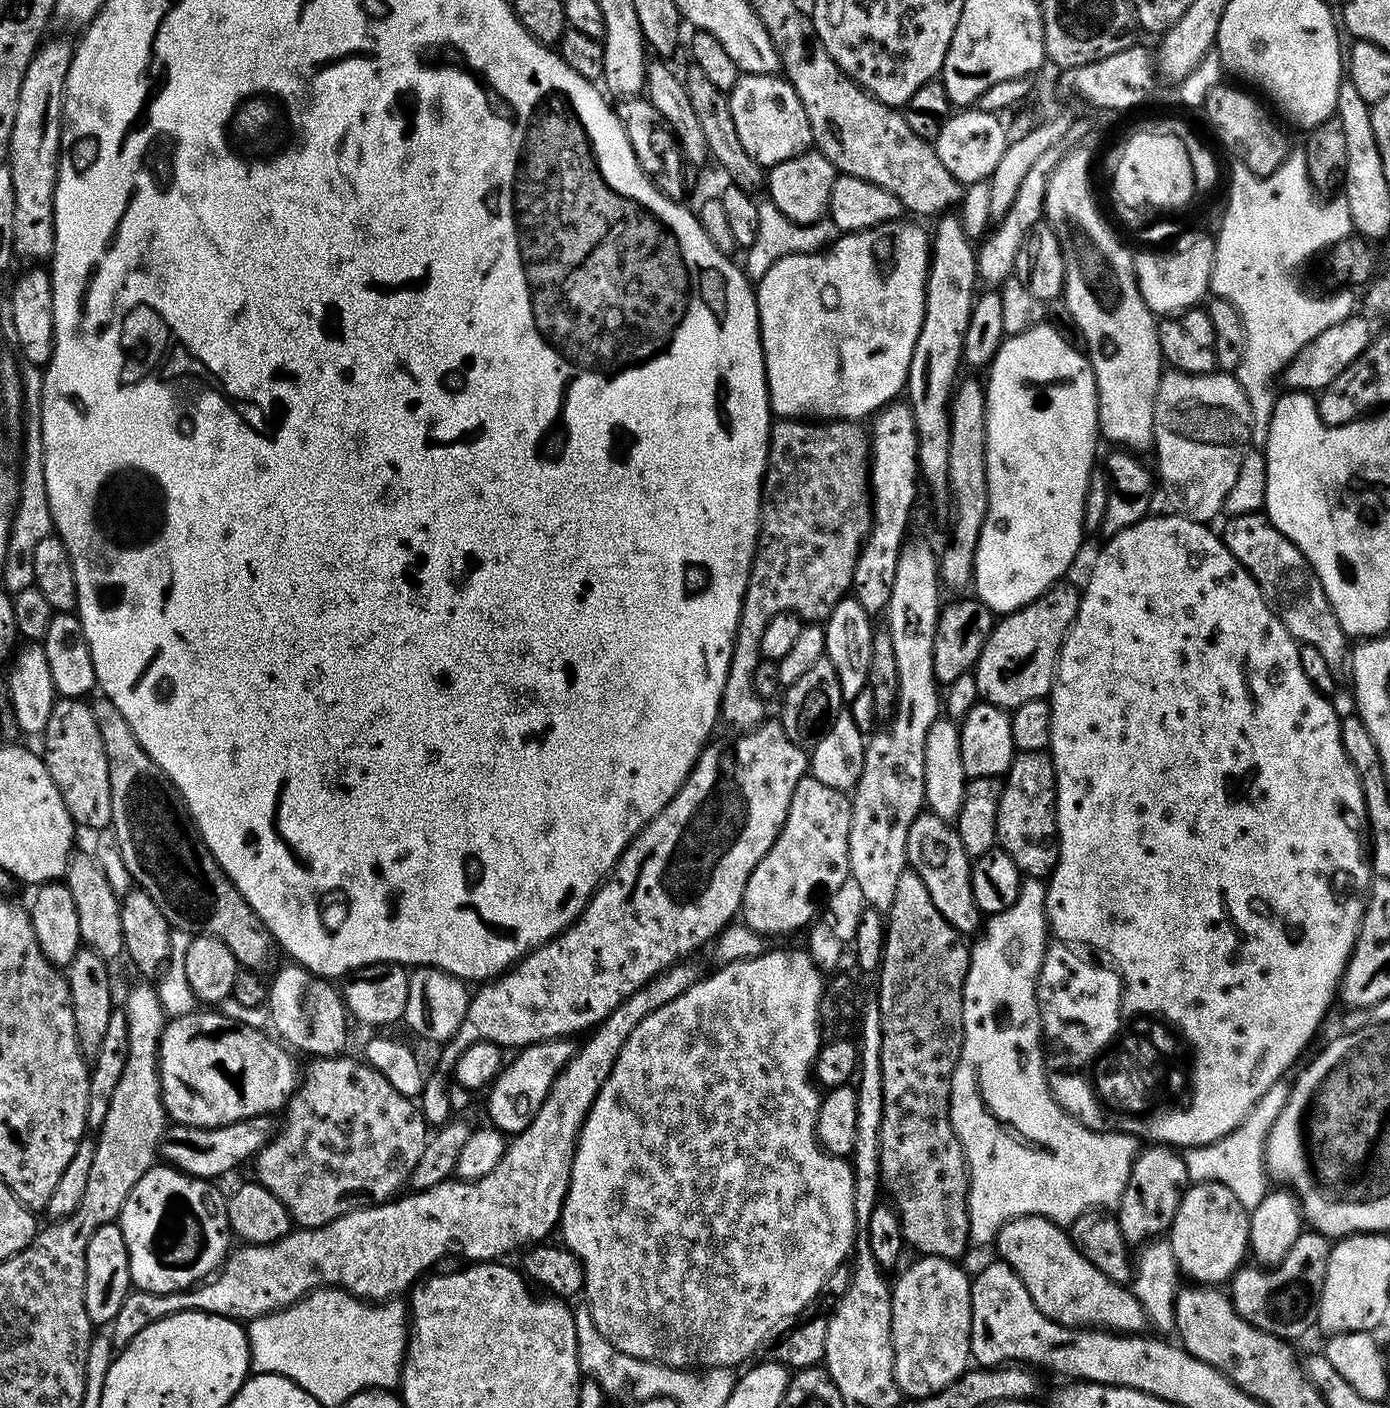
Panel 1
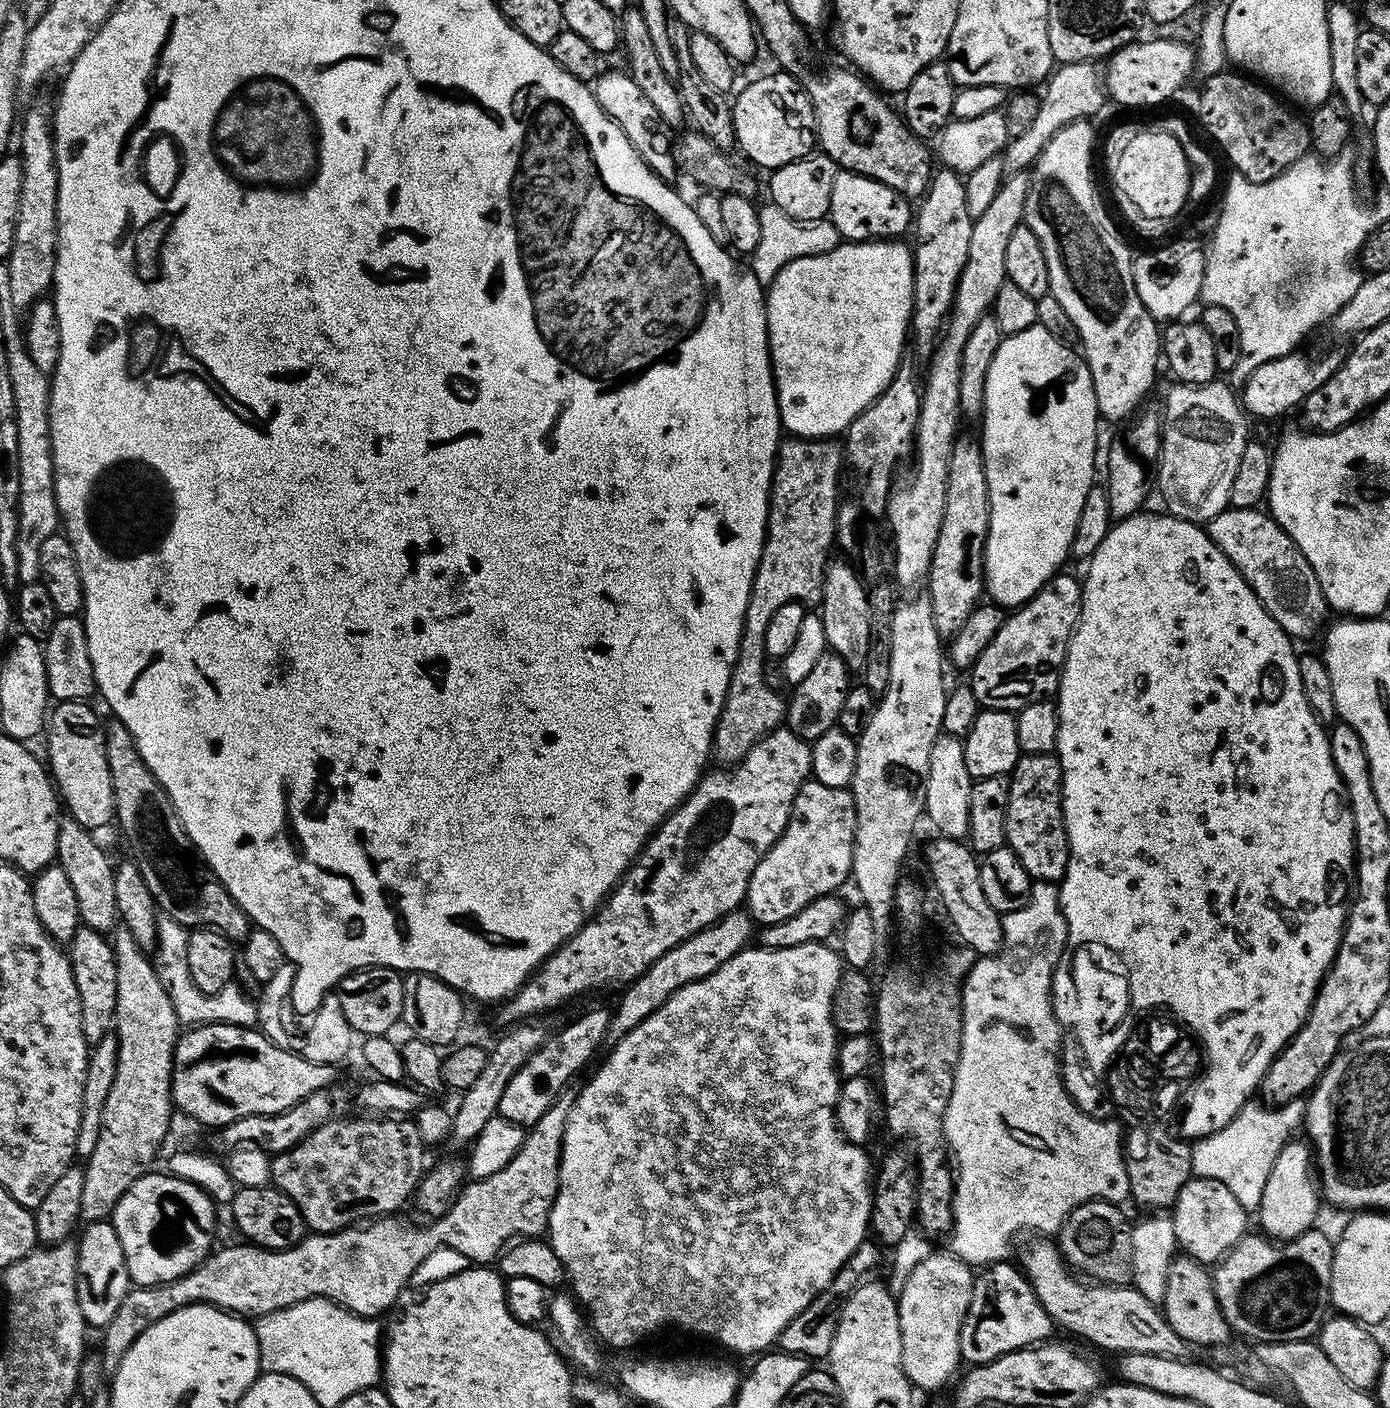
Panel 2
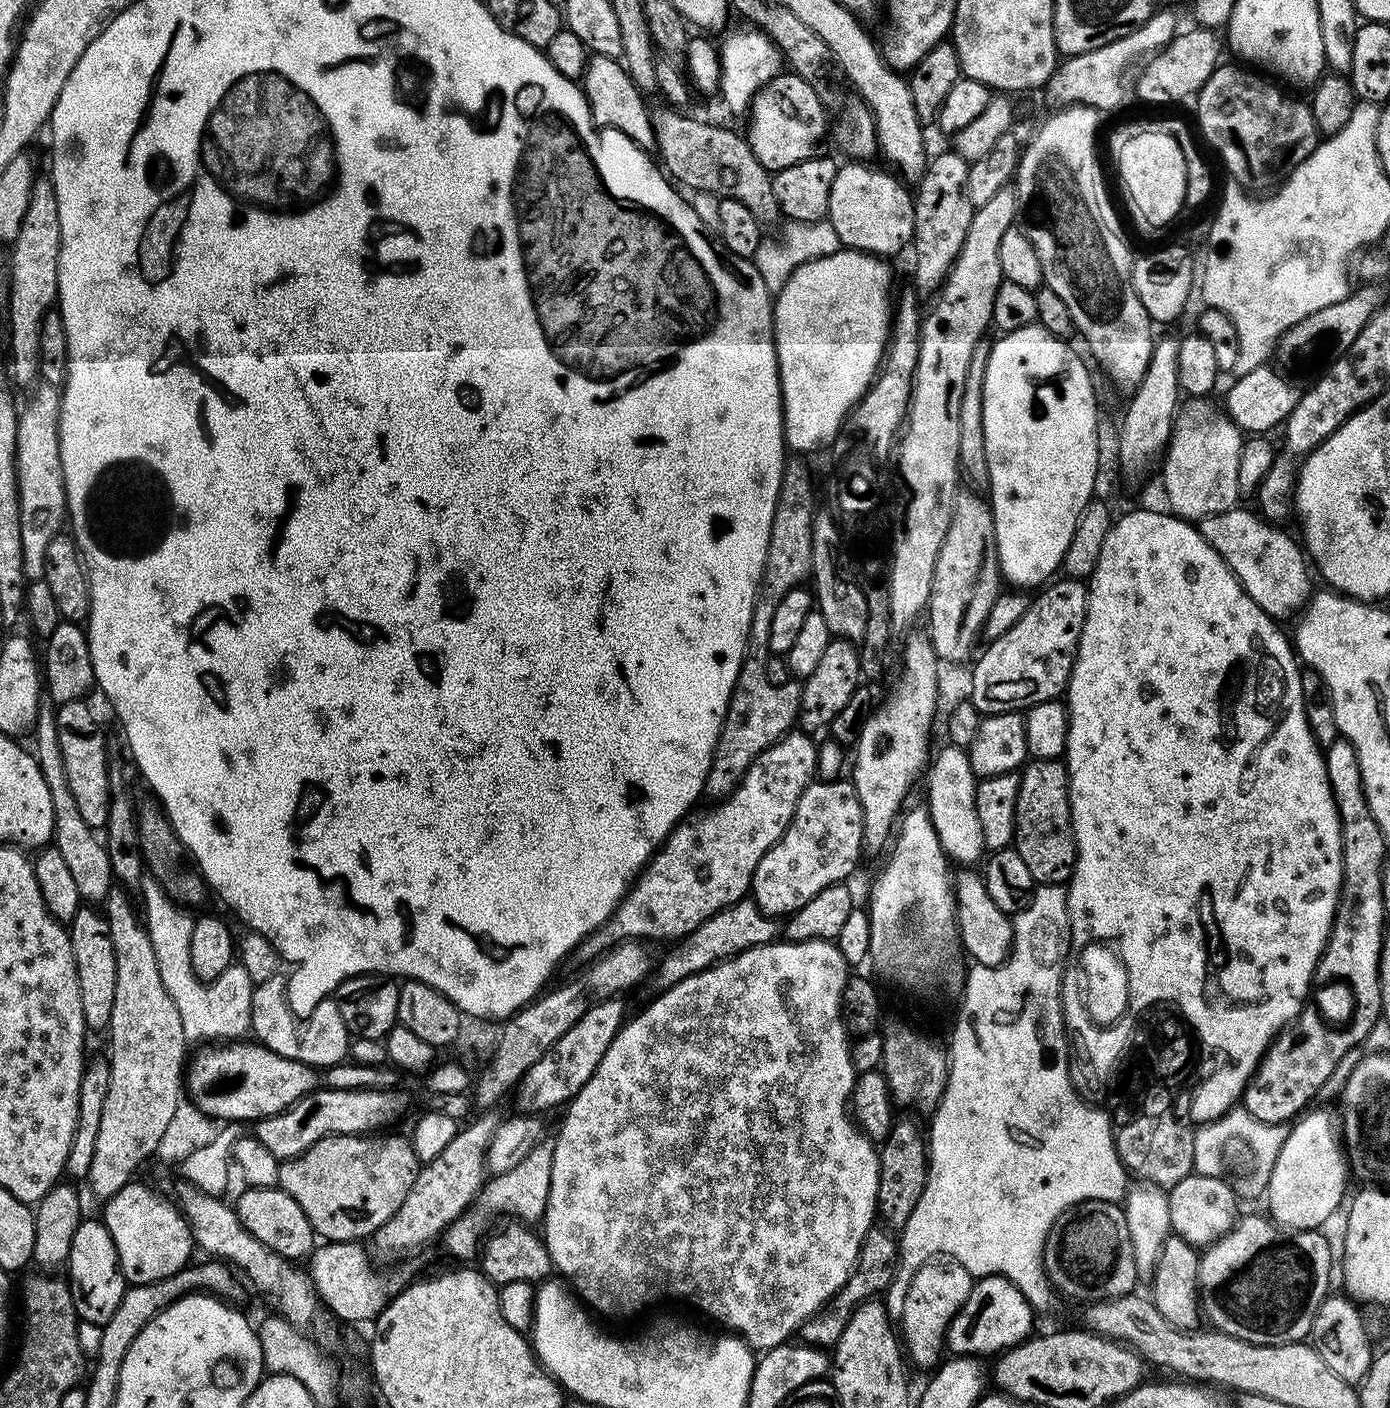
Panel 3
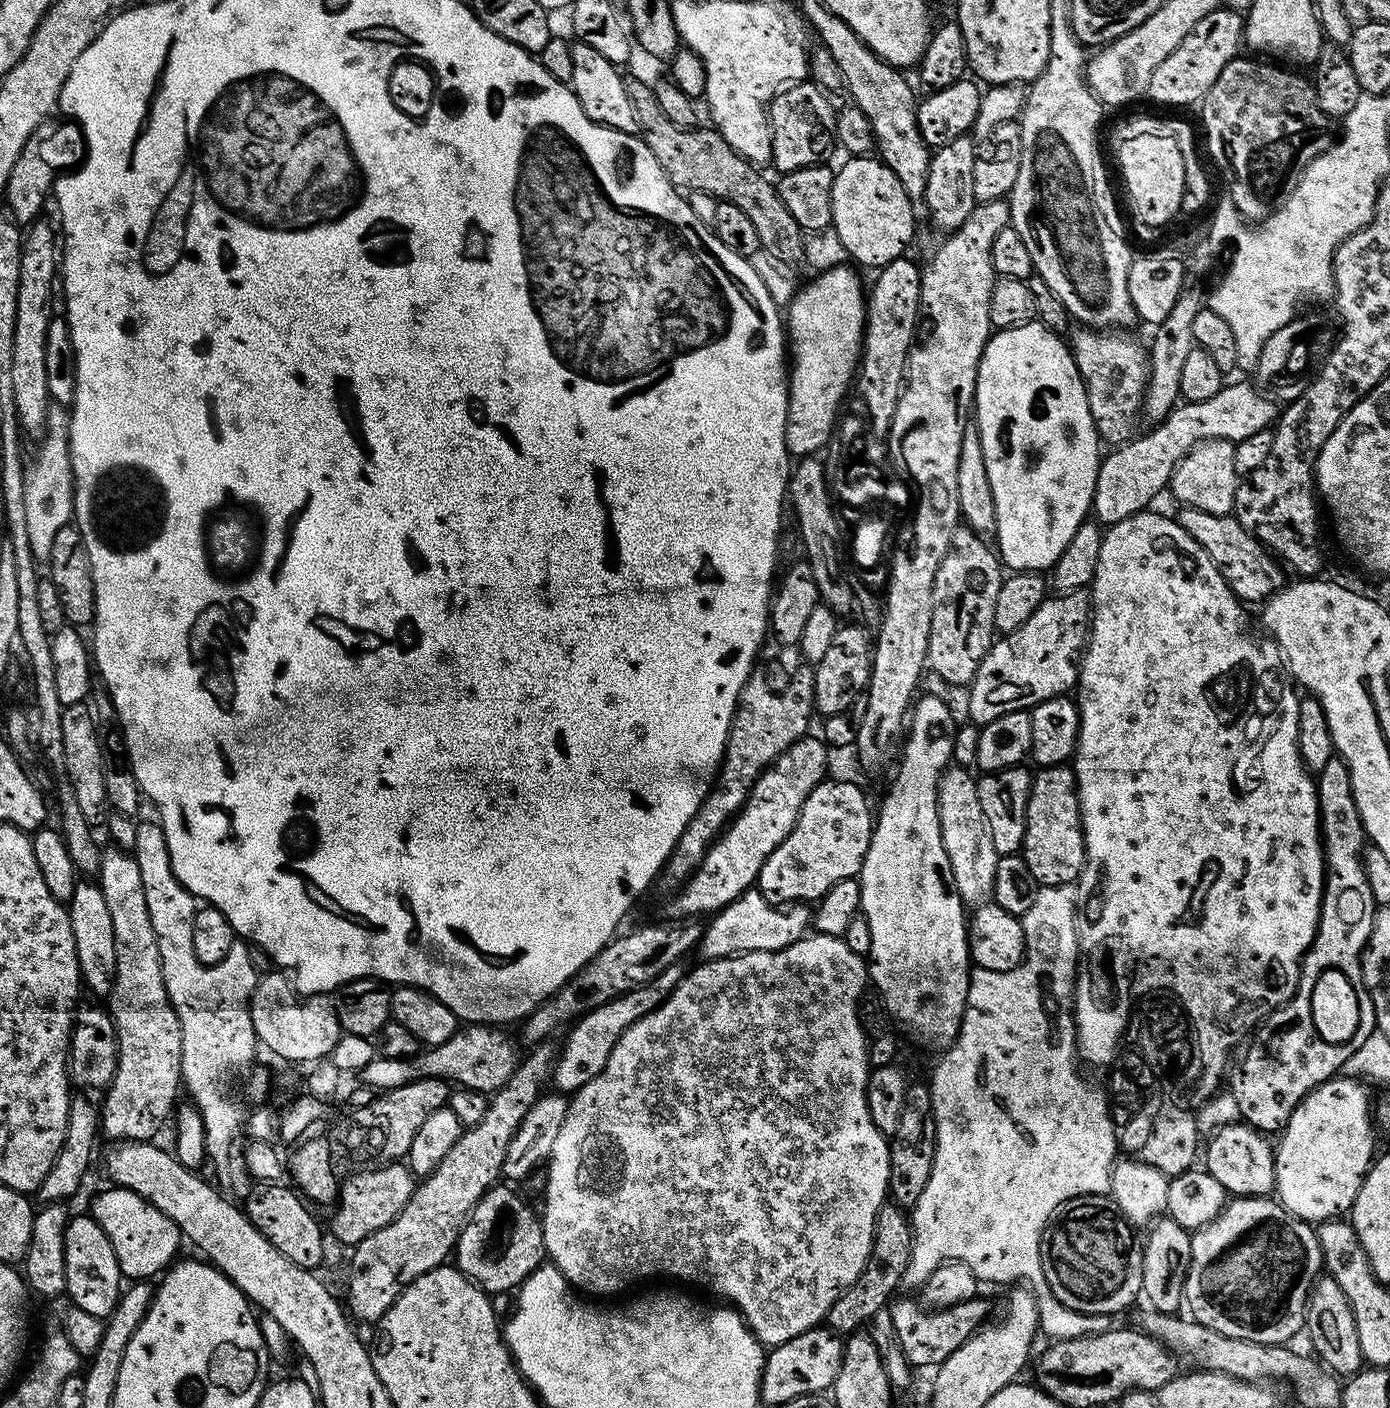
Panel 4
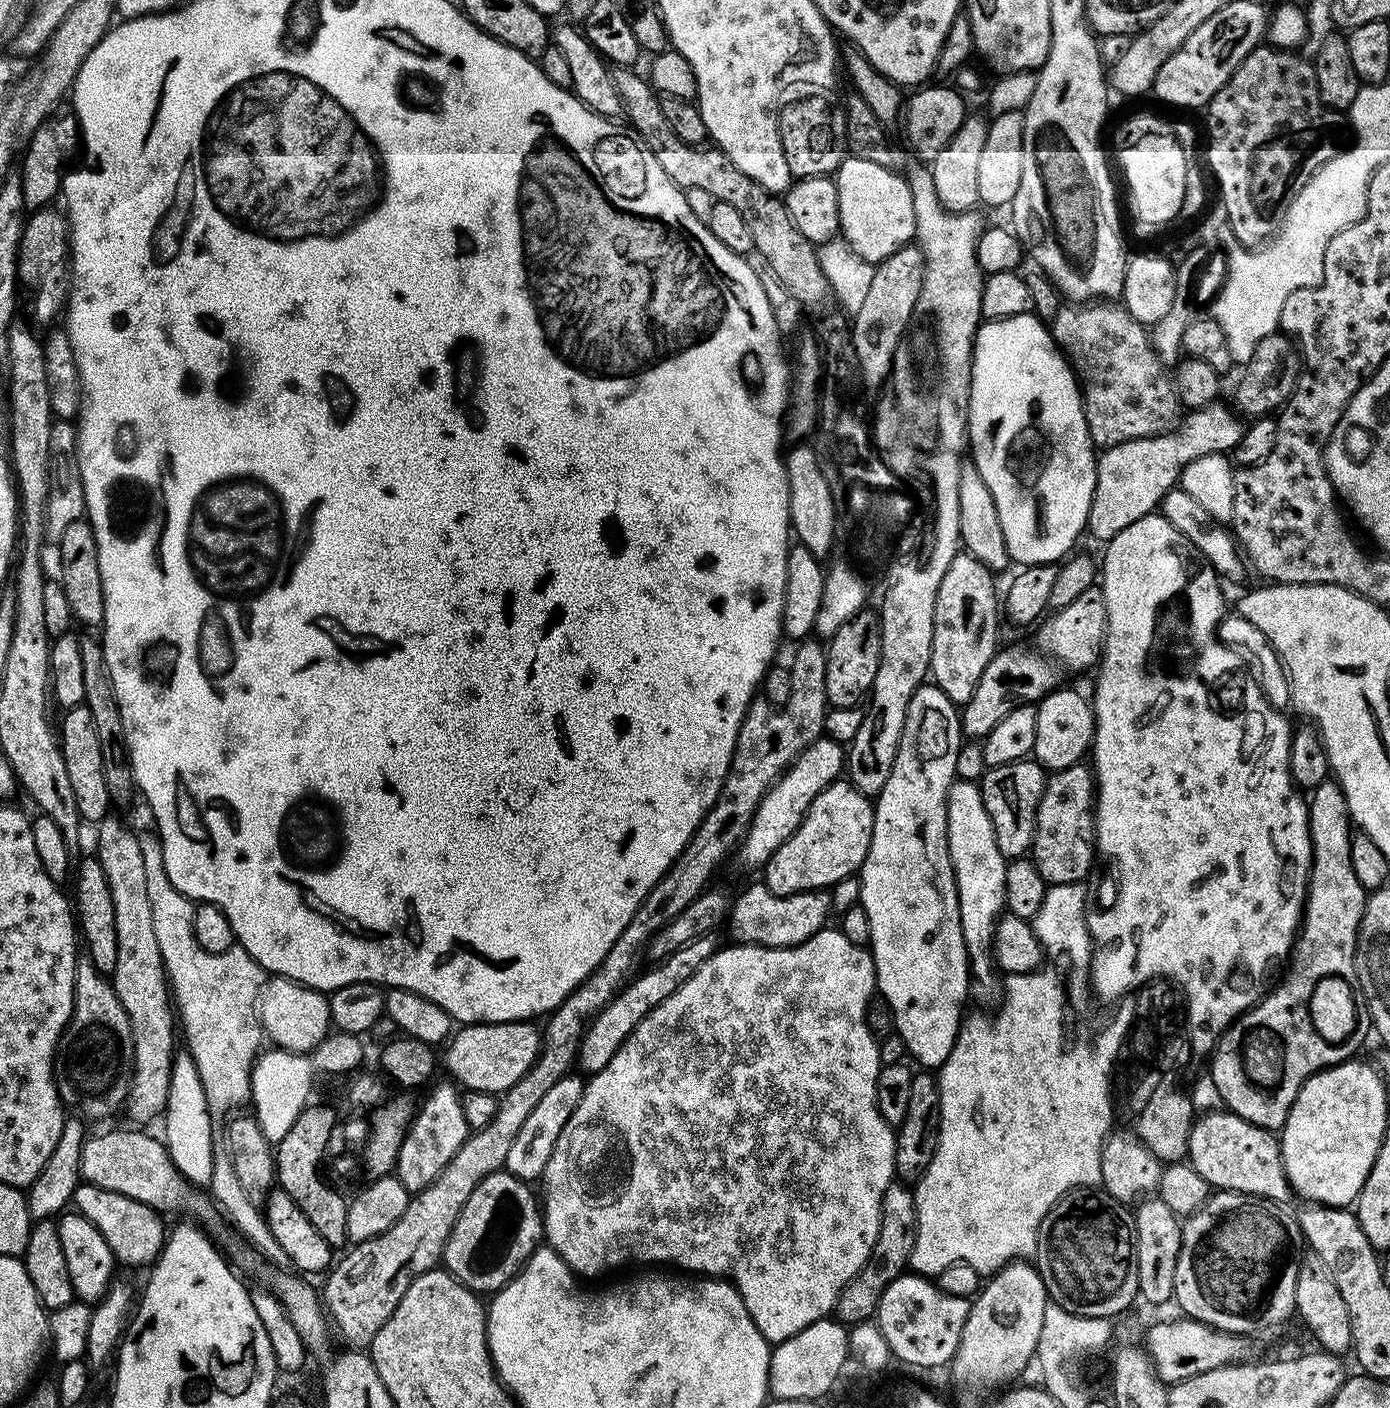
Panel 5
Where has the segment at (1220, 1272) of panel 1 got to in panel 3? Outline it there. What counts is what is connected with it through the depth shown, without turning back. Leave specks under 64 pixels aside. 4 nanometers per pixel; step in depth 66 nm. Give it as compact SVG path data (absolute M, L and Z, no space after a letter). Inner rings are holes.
M1193 1174L1182 1178L1168 1192L1172 1232L1193 1246L1207 1246L1221 1240L1238 1219L1238 1197L1231 1183L1219 1176Z

